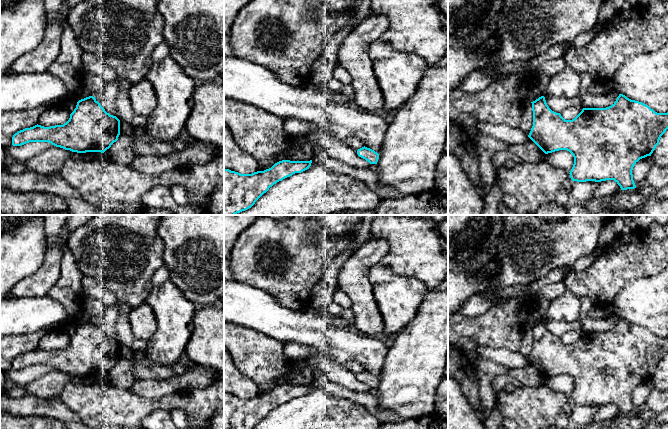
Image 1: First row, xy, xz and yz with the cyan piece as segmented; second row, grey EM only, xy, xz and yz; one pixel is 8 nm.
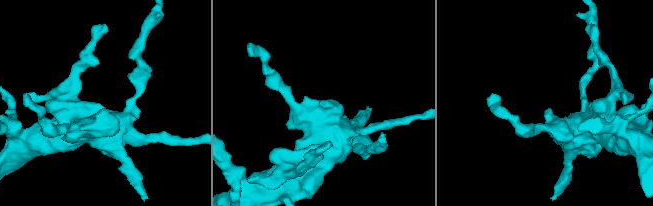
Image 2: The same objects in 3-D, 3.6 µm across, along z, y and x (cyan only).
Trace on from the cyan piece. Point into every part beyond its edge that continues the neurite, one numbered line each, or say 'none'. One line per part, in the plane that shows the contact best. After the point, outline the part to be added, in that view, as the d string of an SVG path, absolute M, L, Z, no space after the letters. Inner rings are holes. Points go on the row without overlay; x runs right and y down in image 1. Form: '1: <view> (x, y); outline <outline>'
none

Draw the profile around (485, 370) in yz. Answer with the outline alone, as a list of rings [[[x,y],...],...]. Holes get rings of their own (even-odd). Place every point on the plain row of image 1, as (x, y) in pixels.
[[[477,358],[472,365],[472,374],[478,379],[479,385],[479,416],[486,419],[496,403],[493,380],[500,374],[508,374],[510,369],[491,360]]]

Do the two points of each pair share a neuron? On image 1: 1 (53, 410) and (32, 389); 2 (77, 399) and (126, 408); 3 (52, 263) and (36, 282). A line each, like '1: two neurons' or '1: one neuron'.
1: two neurons
2: one neuron
3: one neuron

